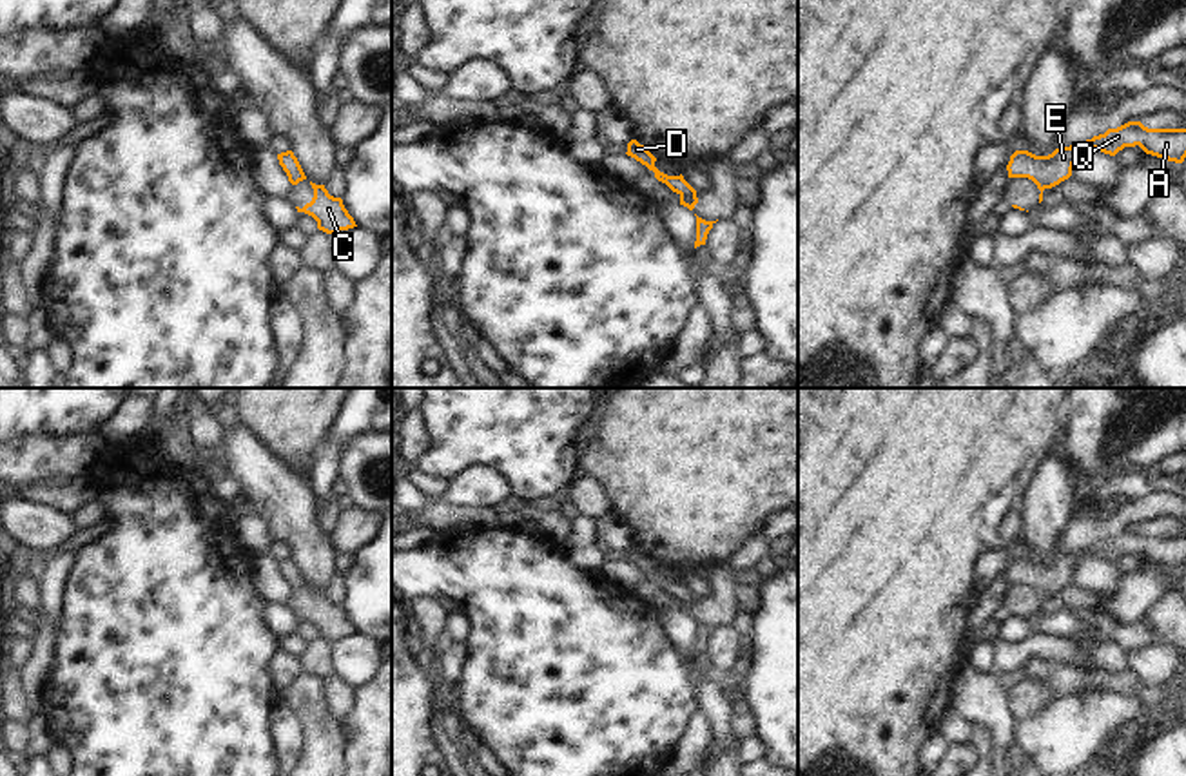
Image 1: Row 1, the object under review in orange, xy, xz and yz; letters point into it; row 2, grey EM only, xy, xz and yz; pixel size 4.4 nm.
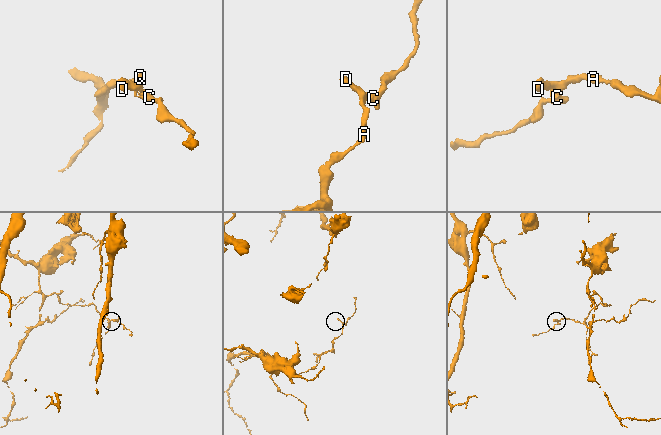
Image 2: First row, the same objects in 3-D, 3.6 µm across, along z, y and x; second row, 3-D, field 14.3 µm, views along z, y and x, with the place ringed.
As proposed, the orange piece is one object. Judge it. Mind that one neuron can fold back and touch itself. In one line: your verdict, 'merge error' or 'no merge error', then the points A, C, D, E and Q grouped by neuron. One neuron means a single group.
merge error | A D E Q / C

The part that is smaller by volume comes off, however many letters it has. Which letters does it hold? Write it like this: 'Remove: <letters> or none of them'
Remove: C

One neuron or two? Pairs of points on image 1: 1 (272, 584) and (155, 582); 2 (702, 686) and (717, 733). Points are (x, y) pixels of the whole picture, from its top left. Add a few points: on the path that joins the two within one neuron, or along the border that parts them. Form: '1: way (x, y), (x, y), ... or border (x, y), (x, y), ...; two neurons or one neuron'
1: border (251, 553), (252, 586), (263, 599); two neurons
2: way (708, 697), (717, 709), (717, 722); one neuron

